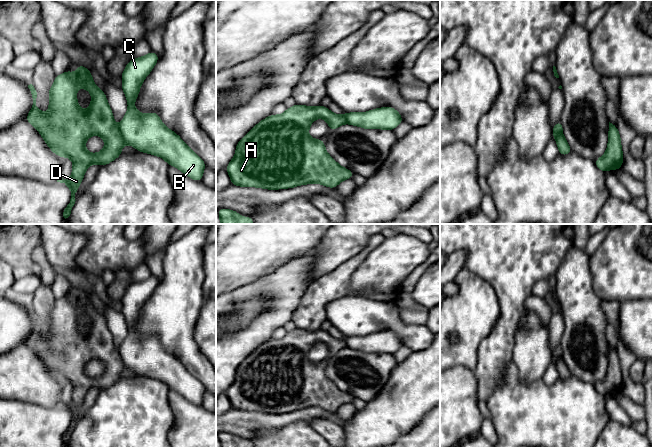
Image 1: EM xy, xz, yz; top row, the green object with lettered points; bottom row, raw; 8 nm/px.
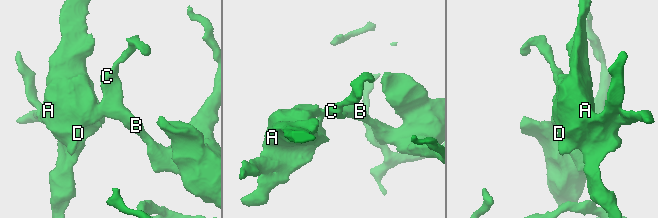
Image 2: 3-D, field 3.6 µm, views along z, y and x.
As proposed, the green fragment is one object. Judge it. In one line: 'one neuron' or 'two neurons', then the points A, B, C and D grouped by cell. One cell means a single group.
two neurons | A D / B C

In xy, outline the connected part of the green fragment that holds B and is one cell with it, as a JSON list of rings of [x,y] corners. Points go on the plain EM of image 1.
[[[151,275],[126,289],[121,299],[121,312],[127,322],[128,334],[119,348],[119,355],[125,365],[139,376],[159,380],[191,403],[202,405],[205,386],[179,359],[162,347],[158,337],[140,338],[134,330],[141,308],[158,284],[158,279]]]

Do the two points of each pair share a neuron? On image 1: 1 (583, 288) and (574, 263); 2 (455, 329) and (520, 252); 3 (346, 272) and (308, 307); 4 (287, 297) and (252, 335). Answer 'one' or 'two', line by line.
1: one
2: two
3: one
4: one

